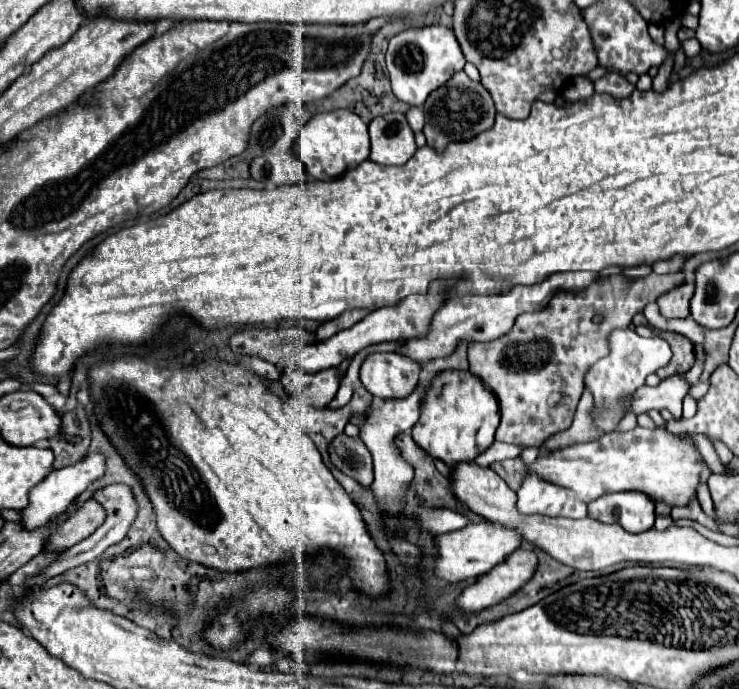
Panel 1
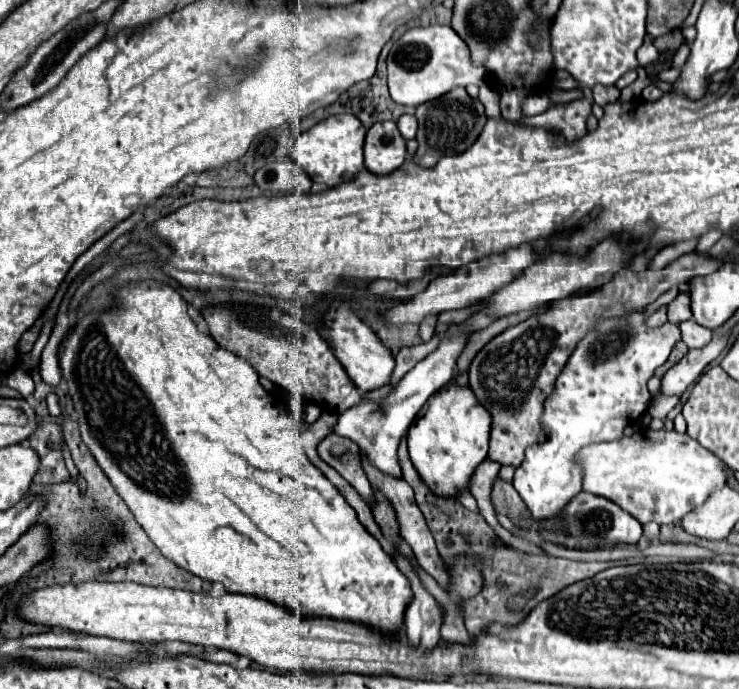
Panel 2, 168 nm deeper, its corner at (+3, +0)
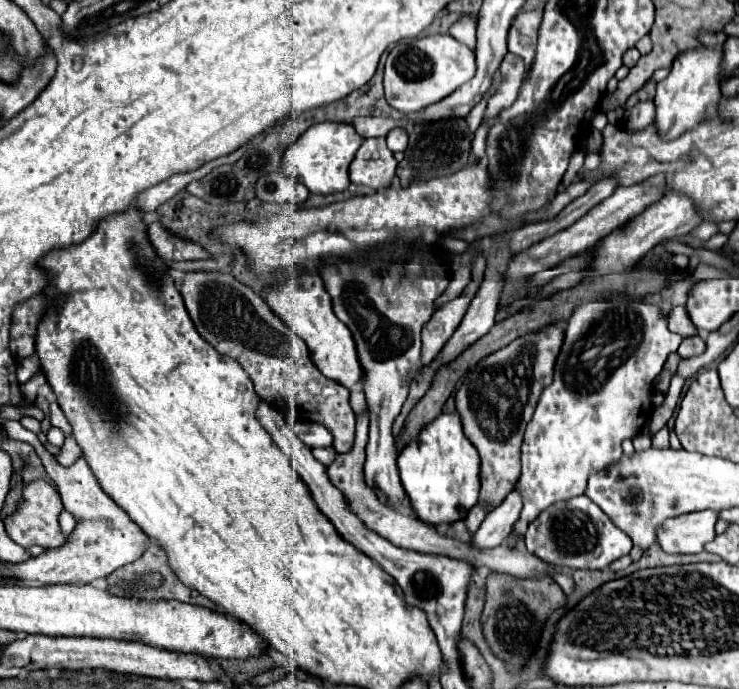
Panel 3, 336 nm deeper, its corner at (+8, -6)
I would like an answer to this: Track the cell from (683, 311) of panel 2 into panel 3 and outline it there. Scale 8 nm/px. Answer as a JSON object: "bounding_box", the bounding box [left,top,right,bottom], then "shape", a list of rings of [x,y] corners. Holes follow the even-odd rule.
{"bounding_box":[667,306,697,336],"shape":[[[675,306],[669,316],[667,316],[667,322],[669,322],[669,330],[671,332],[677,332],[681,336],[695,336],[697,334],[697,328],[693,326],[693,322],[689,320],[687,312],[683,306]]]}

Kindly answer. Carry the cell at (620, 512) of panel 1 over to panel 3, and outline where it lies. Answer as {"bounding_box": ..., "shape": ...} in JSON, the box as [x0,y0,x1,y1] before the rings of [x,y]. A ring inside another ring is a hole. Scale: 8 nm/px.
{"bounding_box":[525,494,633,570],"shape":[[[583,494],[575,496],[573,500],[565,500],[565,504],[557,504],[557,508],[541,512],[541,516],[533,520],[525,532],[525,546],[531,554],[549,564],[601,570],[607,568],[613,560],[629,554],[633,542],[595,502]]]}

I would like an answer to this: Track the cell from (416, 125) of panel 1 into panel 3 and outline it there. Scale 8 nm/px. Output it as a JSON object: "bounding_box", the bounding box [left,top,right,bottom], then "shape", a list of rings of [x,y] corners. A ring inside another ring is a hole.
{"bounding_box":[387,128,407,152],"shape":[[[393,128],[393,132],[387,134],[387,146],[393,152],[403,152],[407,148],[407,130],[405,128]]]}

